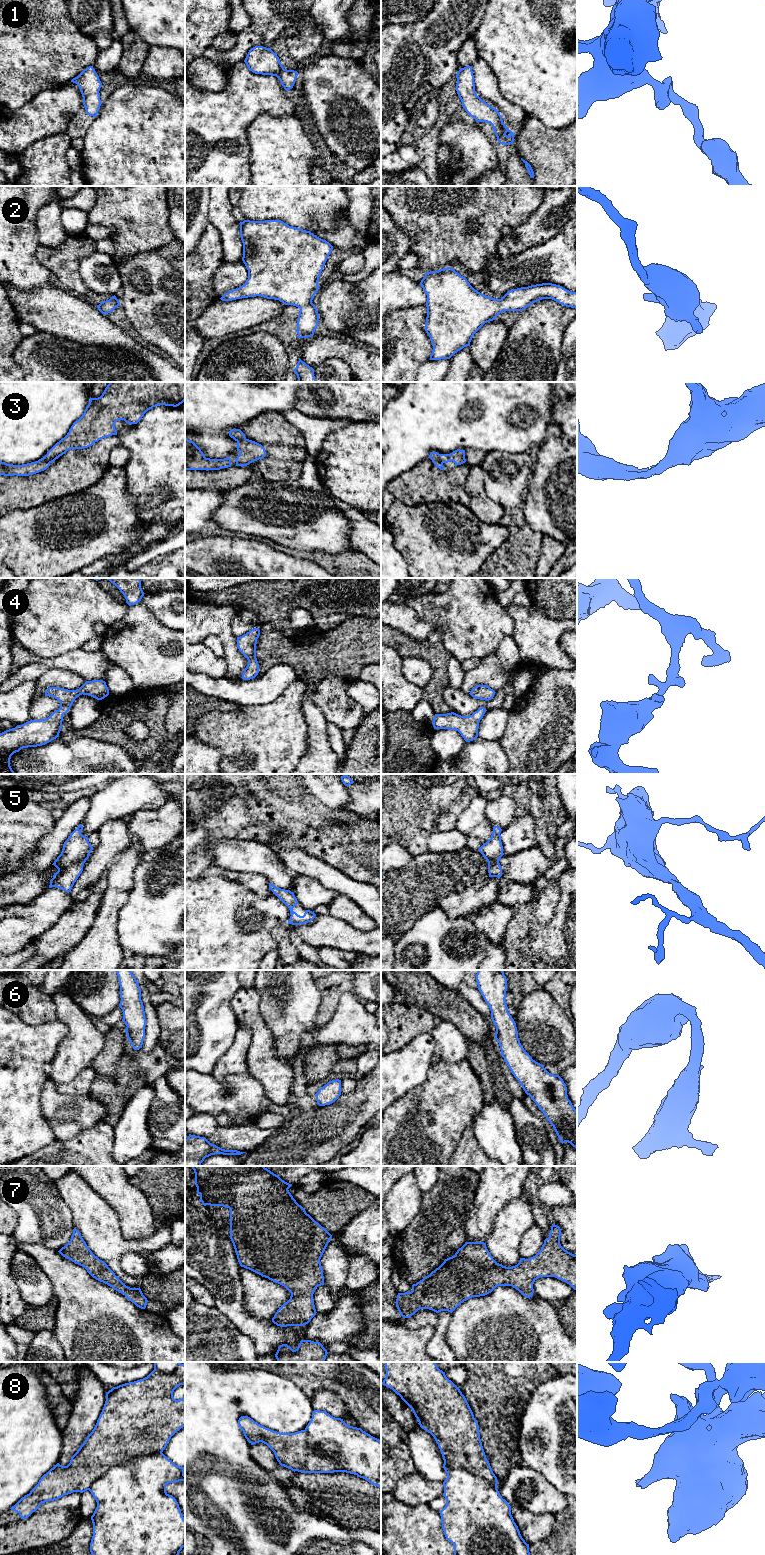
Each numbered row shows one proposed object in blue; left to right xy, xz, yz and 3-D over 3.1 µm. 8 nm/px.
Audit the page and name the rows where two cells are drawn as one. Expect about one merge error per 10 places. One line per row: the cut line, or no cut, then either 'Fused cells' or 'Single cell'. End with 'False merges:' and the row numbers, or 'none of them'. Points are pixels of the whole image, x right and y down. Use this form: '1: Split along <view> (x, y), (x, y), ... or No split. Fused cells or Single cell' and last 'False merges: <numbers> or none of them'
1: No split. Single cell
2: No split. Single cell
3: No split. Single cell
4: No split. Single cell
5: No split. Single cell
6: No split. Single cell
7: No split. Single cell
8: Split along xy (161, 1452), (131, 1458), (127, 1462), (112, 1466), (88, 1489). Fused cells
False merges: 8

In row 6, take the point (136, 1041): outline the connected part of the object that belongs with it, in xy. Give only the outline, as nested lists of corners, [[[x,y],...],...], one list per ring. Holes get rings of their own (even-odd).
[[[114,970],[120,985],[122,1021],[127,1026],[125,1032],[134,1050],[142,1048],[145,1037],[146,1018],[141,989],[131,970]]]

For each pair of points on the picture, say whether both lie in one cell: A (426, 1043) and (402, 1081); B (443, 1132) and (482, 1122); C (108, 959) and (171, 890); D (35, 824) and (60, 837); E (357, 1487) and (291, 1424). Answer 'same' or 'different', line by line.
A: same
B: different
C: different
D: different
E: different

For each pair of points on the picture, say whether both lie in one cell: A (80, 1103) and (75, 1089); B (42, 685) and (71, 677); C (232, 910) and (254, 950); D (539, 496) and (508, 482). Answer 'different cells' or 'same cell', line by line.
A: different cells
B: same cell
C: same cell
D: different cells

